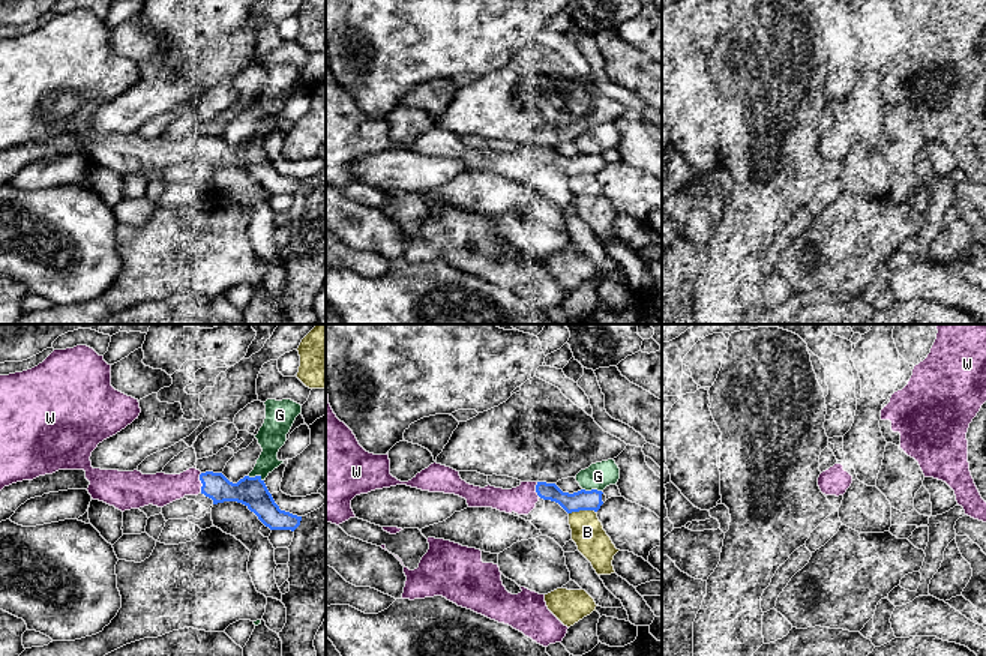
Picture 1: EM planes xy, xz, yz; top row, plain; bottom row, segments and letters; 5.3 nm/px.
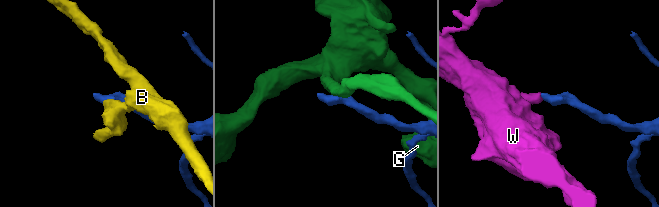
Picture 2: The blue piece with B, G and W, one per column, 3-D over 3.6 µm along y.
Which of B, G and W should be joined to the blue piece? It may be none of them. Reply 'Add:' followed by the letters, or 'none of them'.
Add: W

